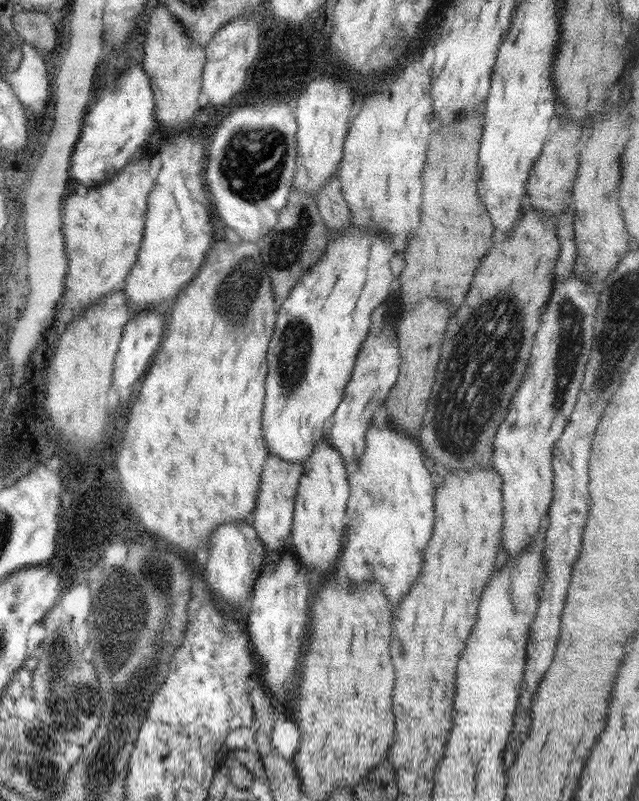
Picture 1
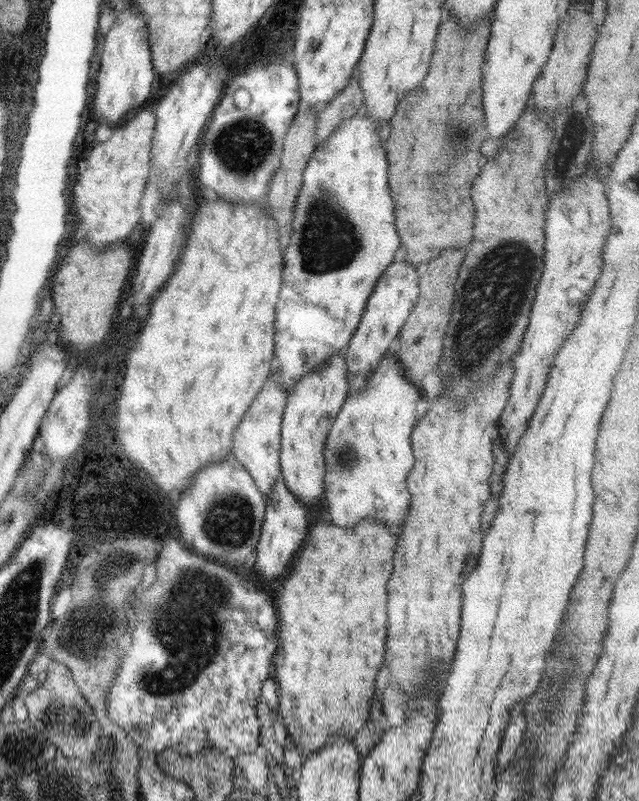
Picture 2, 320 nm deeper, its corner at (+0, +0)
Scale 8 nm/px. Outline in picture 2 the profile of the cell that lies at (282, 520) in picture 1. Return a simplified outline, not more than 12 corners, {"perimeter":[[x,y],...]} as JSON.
{"perimeter":[[270,372],[231,454],[266,497],[282,481],[287,396]]}

